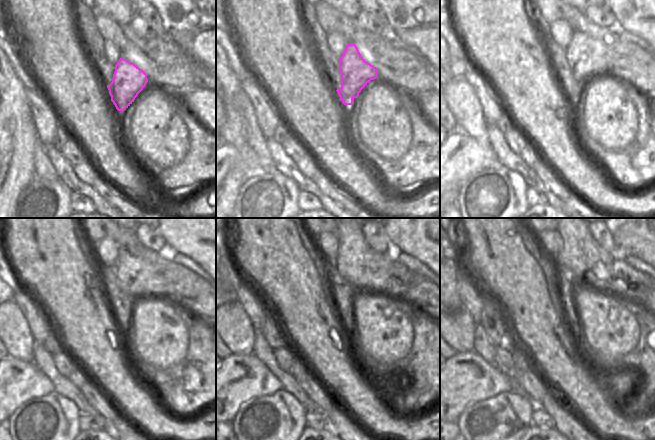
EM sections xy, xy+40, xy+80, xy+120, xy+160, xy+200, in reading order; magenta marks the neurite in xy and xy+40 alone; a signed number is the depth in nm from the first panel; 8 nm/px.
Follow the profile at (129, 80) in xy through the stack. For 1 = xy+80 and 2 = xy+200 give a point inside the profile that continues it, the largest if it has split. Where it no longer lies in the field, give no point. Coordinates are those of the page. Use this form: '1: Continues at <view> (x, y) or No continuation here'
1: Continues at xy+80 (586, 57)
2: Continues at xy+200 (572, 259).

